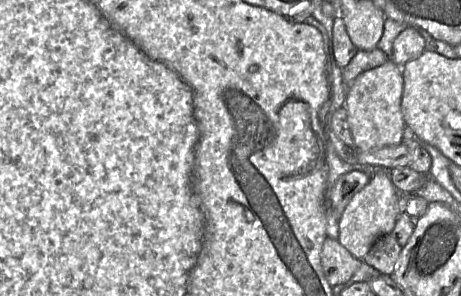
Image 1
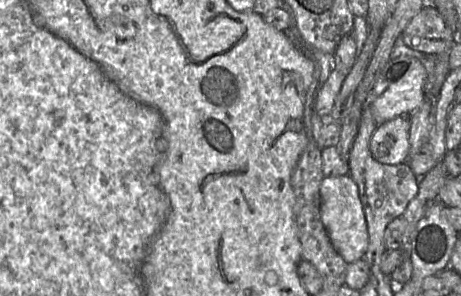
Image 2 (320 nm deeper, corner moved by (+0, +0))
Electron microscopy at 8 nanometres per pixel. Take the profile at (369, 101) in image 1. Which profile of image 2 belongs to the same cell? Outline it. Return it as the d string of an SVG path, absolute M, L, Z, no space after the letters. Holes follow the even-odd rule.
M399 116L378 125L370 140L371 154L387 165L407 163L409 159L409 120Z

